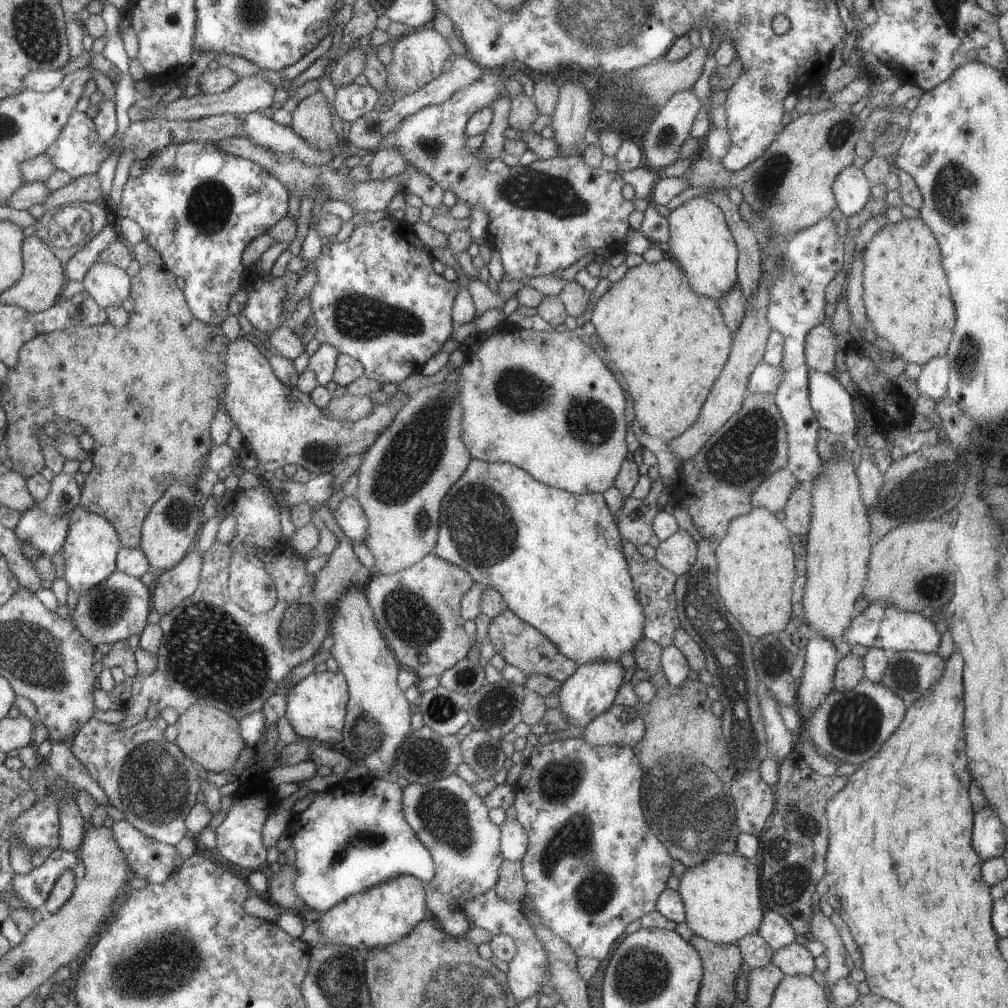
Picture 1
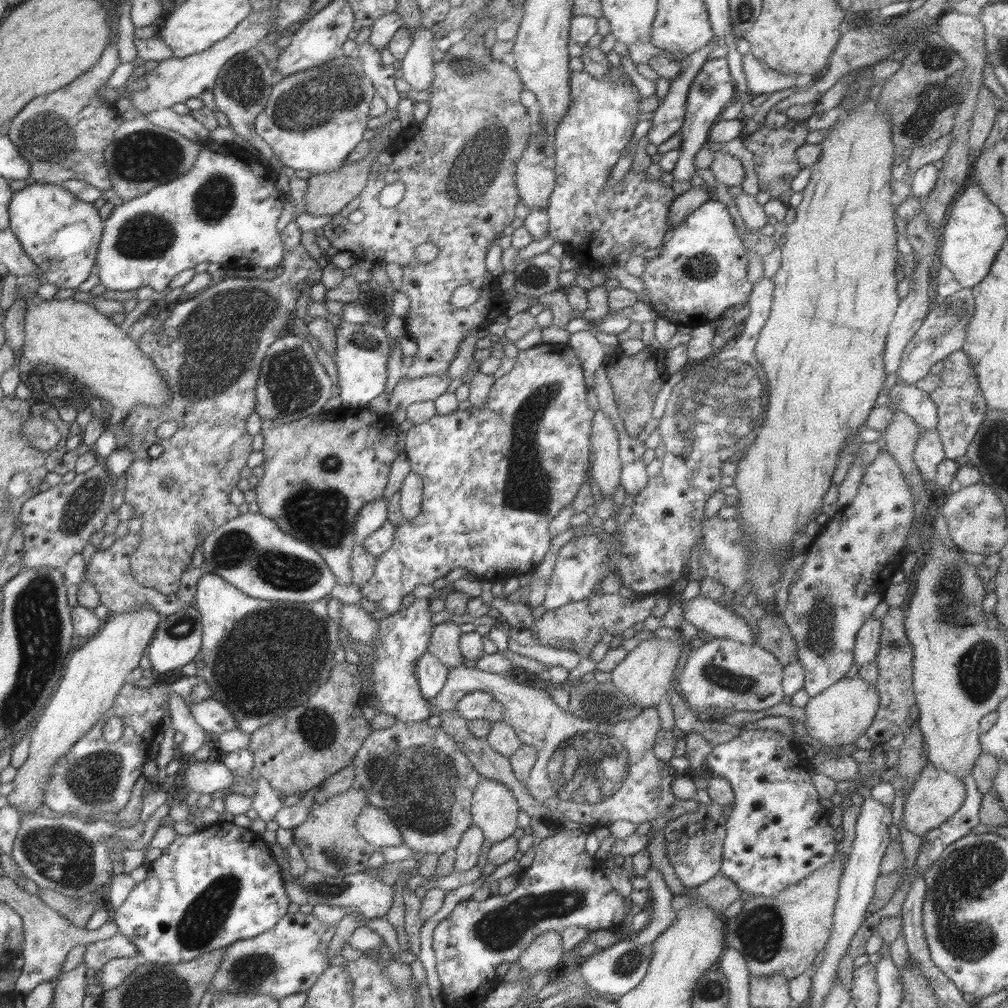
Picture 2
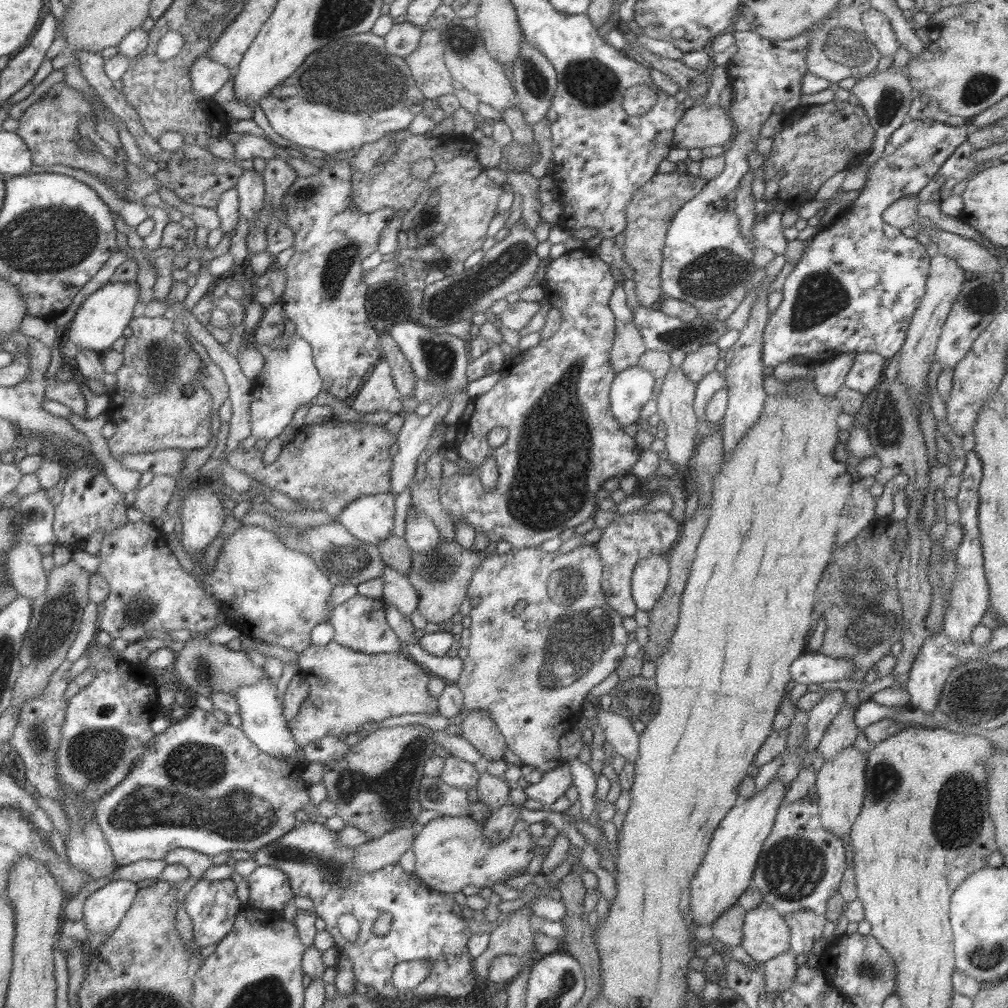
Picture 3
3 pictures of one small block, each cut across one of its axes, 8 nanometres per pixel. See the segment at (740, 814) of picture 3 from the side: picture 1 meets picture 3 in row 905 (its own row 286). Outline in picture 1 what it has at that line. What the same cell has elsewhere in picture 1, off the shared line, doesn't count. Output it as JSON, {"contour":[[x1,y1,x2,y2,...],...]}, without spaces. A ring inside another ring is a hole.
{"contour":[[701,196,694,197,671,210,666,220,670,240,664,249,669,250,671,256,675,256,675,260,686,275,691,291,717,302,738,284,736,272,738,253,721,210]]}

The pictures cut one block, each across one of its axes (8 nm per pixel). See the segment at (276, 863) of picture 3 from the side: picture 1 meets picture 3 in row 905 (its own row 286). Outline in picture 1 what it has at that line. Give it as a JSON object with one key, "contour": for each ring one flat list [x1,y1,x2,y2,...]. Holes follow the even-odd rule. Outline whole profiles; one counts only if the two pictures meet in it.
{"contour":[[385,217,375,223,360,223,354,226,354,230,345,240,345,242,327,242,322,246,319,259,314,262,314,272,316,273,316,280,312,292,308,295,308,304,314,319,316,332,315,340,319,345,327,344,337,350,337,353,348,355,350,358,357,360,364,369,364,375,371,381,376,381,380,385,384,383,391,383,398,385,404,378,410,374,421,373,427,360,438,354,443,343,450,338,451,332,455,323,453,323,450,313,453,304,454,296,459,290,457,281,447,282,441,275,433,272,431,263,432,256,426,246,421,244,412,226,402,220,395,220,393,217]]}

